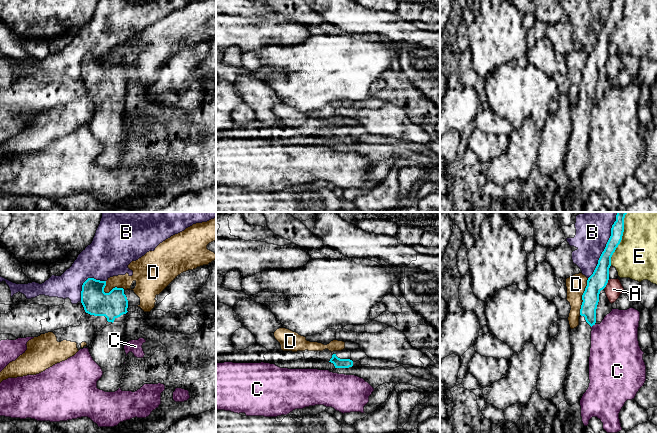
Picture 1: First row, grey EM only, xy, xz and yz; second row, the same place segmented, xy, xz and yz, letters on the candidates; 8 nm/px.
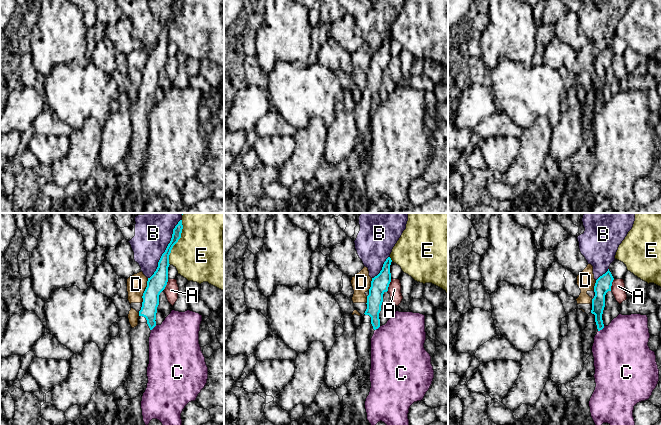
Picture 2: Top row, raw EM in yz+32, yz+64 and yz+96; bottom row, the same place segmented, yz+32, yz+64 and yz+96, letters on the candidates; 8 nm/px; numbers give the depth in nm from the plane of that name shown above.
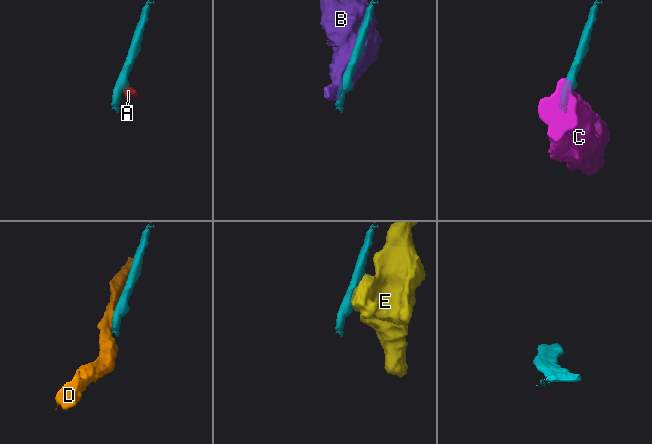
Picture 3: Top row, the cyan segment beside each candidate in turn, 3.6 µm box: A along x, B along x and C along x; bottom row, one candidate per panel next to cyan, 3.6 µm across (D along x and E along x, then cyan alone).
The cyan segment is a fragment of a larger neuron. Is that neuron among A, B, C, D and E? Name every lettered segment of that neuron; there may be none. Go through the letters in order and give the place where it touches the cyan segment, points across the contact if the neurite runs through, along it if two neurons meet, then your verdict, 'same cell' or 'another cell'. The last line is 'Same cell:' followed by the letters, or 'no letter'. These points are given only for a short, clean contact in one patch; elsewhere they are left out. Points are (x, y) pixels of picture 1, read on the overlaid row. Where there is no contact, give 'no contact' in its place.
A: yz (606, 284) | along yz (609, 279), (603, 288) | another cell
B: yz (606, 245) | another cell
C: yz (593, 324) | along yz (595, 324), (591, 327) | another cell
D: yz (582, 296) | along yz (588, 278), (582, 295), (579, 314) | another cell
E: yz (621, 239) | another cell
Same cell: no letter

